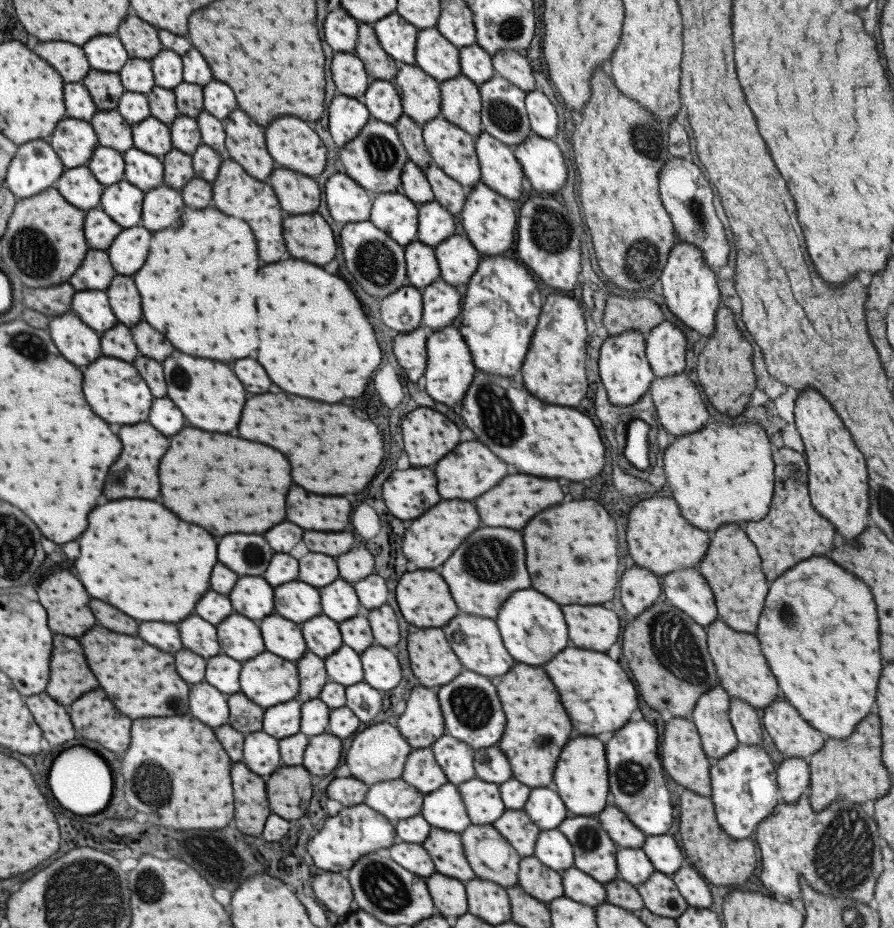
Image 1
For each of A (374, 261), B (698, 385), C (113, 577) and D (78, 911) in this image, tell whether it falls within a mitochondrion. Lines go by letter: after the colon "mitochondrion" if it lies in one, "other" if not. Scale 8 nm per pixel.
A: mitochondrion
B: other
C: other
D: mitochondrion

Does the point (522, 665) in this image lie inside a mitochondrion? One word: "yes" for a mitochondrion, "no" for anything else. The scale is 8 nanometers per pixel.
no

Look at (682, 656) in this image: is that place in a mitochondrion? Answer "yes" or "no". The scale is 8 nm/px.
yes

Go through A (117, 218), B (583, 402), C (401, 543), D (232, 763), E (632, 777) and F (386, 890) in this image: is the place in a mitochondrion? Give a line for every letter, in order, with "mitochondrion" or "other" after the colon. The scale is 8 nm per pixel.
A: other
B: other
C: other
D: other
E: mitochondrion
F: mitochondrion

